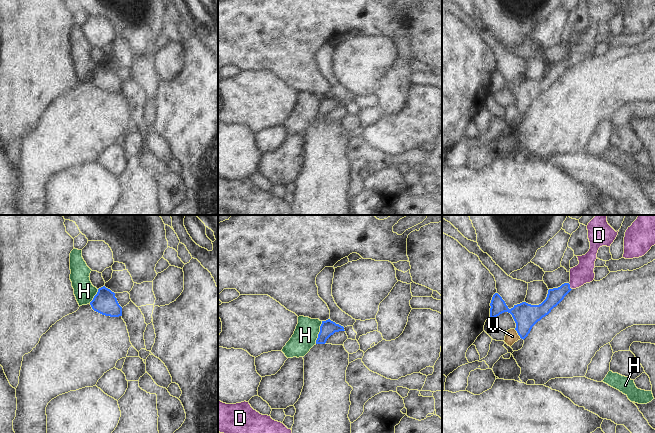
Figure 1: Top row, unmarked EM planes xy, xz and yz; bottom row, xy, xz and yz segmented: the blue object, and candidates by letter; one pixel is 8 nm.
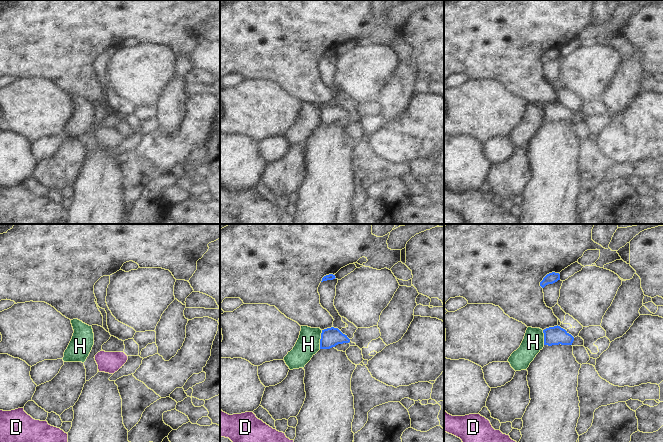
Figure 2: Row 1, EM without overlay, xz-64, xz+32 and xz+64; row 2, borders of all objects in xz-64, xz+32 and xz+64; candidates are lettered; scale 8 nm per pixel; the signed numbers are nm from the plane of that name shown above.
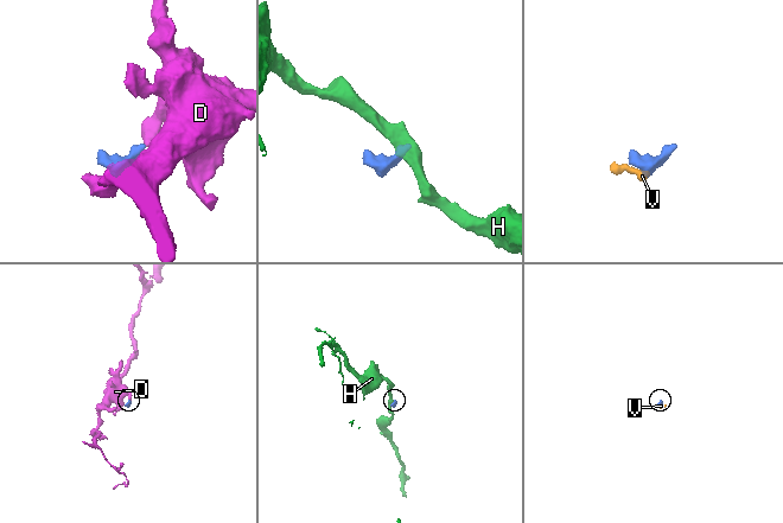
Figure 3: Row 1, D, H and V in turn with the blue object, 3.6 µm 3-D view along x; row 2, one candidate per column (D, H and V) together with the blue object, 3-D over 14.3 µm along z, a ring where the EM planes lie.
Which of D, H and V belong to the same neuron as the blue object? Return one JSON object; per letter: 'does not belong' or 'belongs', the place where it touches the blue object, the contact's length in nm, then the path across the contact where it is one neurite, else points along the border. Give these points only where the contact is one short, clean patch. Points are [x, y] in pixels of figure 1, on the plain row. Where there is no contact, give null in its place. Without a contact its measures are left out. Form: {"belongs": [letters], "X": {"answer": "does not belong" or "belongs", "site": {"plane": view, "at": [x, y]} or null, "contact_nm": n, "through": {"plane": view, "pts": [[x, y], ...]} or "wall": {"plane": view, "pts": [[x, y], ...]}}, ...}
{"belongs": ["D"], "D": {"answer": "belongs", "site": {"plane": "yz", "at": [569, 62]}, "contact_nm": 60, "through": {"plane": "yz", "pts": [[556, 71], [569, 62], [583, 49]]}}, "H": {"answer": "does not belong", "site": {"plane": "xz", "at": [319, 108]}, "contact_nm": 190, "wall": {"plane": "xz", "pts": [[322, 97], [315, 119]]}}, "V": {"answer": "does not belong", "site": {"plane": "yz", "at": [518, 110]}, "contact_nm": 100, "wall": {"plane": "yz", "pts": [[514, 105], [521, 114]]}}}

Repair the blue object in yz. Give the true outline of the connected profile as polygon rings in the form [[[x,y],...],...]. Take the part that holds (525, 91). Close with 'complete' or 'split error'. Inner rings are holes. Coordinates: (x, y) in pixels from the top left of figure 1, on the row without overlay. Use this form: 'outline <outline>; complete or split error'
outline [[[588,0],[589,27],[582,32],[577,32],[579,40],[570,45],[570,58],[564,59],[558,64],[548,66],[546,75],[539,81],[531,81],[526,78],[514,81],[509,85],[502,73],[495,69],[490,79],[490,93],[495,94],[504,88],[512,91],[518,111],[525,115],[532,103],[543,93],[548,91],[564,73],[572,66],[590,59],[595,54],[594,44],[597,29],[600,23],[610,23],[616,15],[616,8],[609,0]]]; split error

